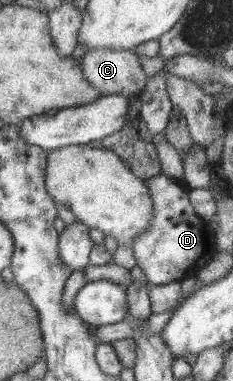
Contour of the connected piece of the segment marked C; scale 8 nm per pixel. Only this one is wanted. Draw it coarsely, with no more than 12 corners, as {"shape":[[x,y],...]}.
{"shape":[[86,51],[85,81],[99,95],[139,96],[148,78],[133,52]]}

